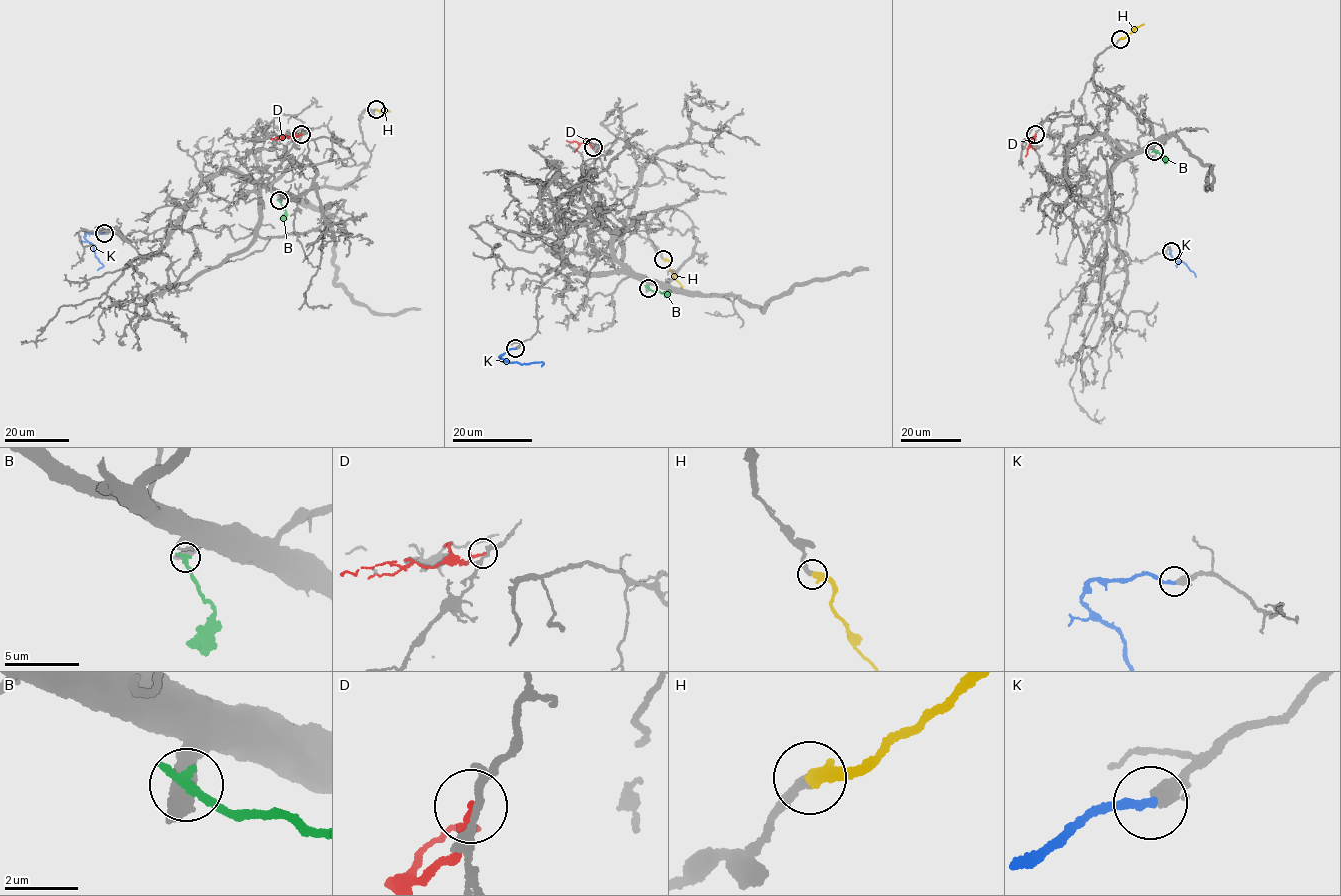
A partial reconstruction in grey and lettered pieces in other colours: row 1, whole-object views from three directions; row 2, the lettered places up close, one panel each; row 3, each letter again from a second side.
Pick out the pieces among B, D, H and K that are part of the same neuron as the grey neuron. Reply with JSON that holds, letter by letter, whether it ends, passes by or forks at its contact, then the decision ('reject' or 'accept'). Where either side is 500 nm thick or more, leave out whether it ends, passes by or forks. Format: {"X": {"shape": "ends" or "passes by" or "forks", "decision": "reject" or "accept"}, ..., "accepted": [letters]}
{"B": {"decision": "reject"}, "D": {"shape": "ends", "decision": "reject"}, "H": {"shape": "ends", "decision": "accept"}, "K": {"shape": "ends", "decision": "accept"}, "accepted": ["H", "K"]}

